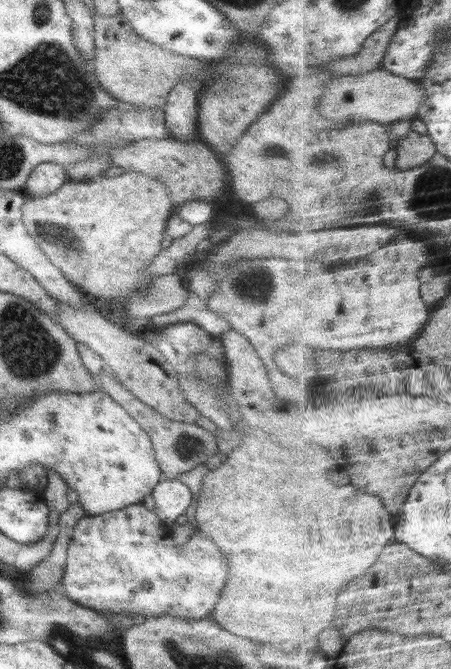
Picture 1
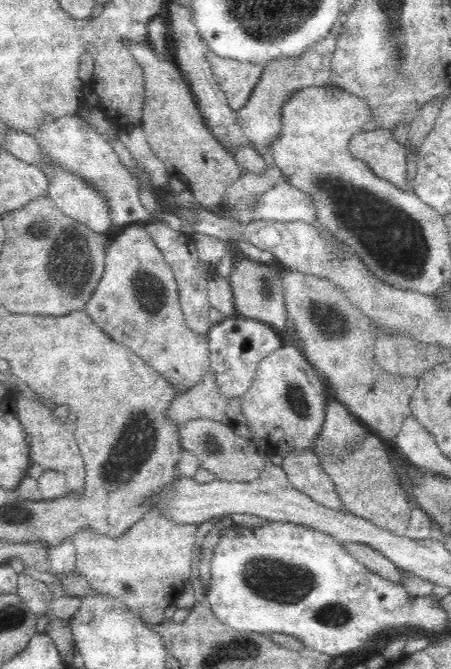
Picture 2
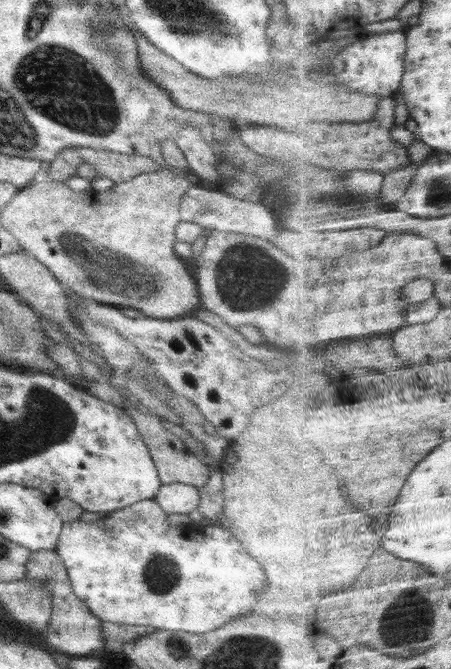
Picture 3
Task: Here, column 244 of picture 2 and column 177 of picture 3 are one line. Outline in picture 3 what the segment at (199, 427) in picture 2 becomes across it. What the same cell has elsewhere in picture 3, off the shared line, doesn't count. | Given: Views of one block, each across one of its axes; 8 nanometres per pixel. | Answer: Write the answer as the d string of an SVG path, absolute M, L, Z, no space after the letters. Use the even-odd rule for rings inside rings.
M122 394L121 396L124 398L124 409L135 422L139 433L143 437L143 441L148 447L162 485L180 482L195 487L196 489L205 486L206 483L208 483L208 478L212 470L208 468L196 454L189 450L184 440L167 431L158 416L144 414L144 412L137 410L137 406L131 403L131 401L128 401L125 396Z

